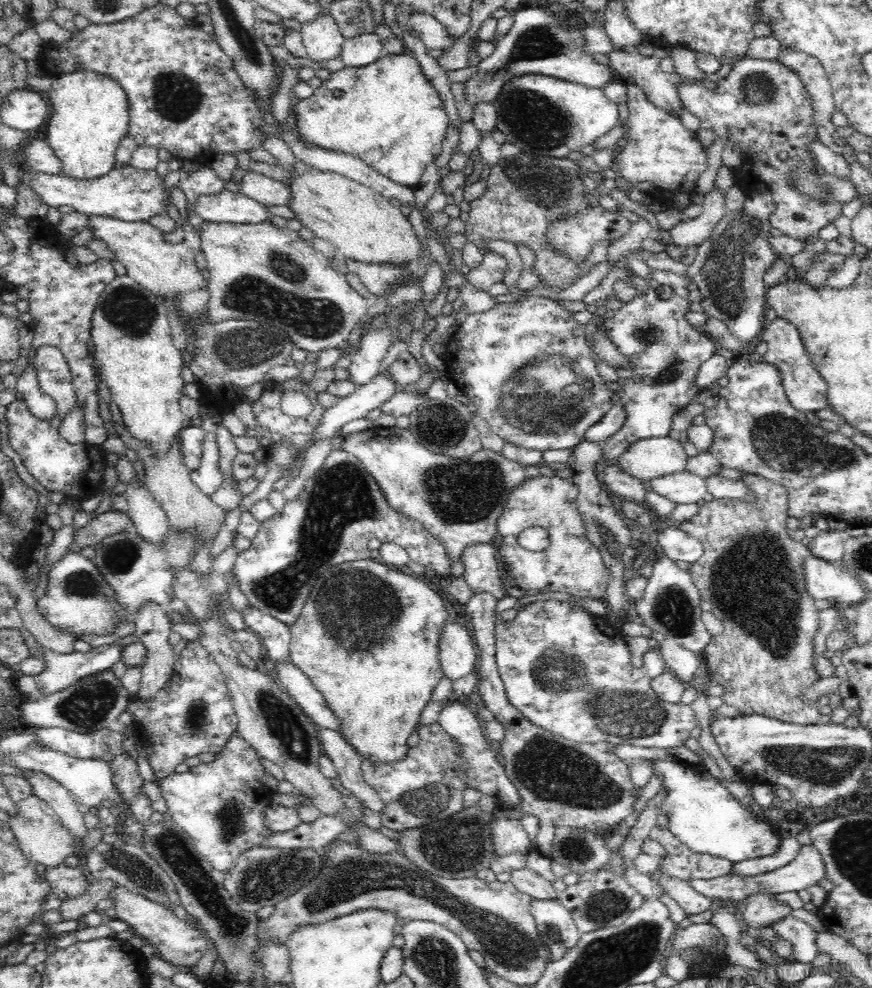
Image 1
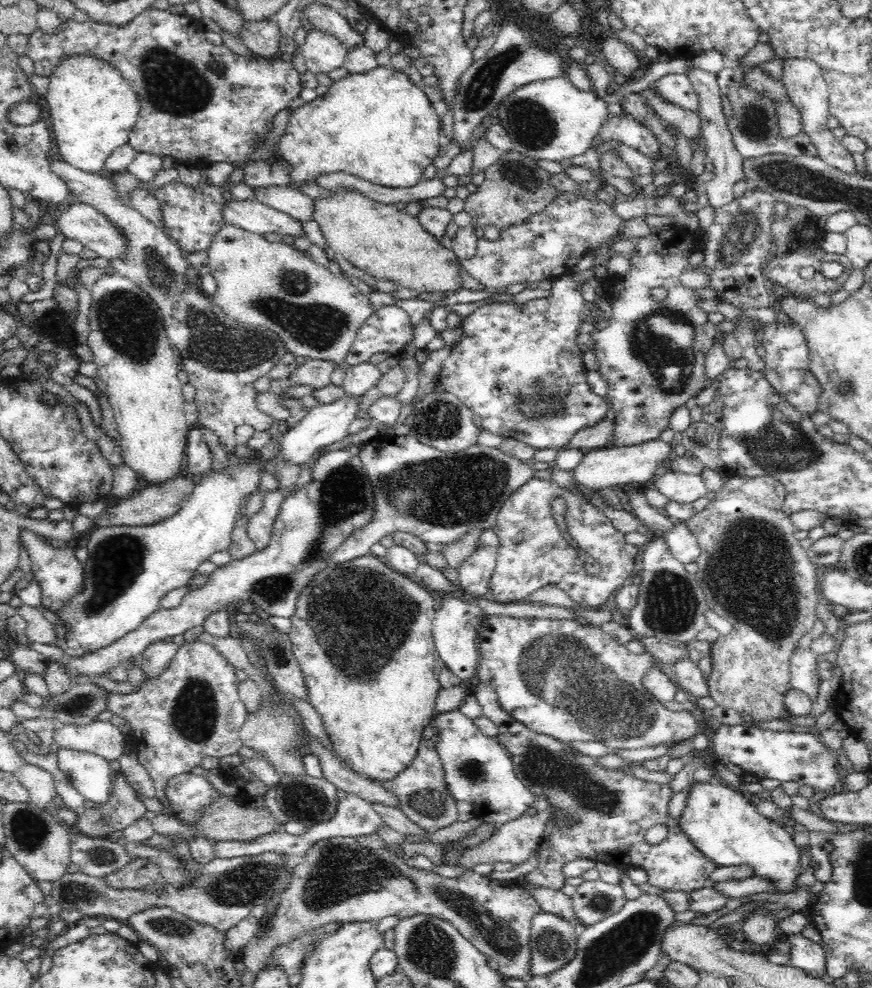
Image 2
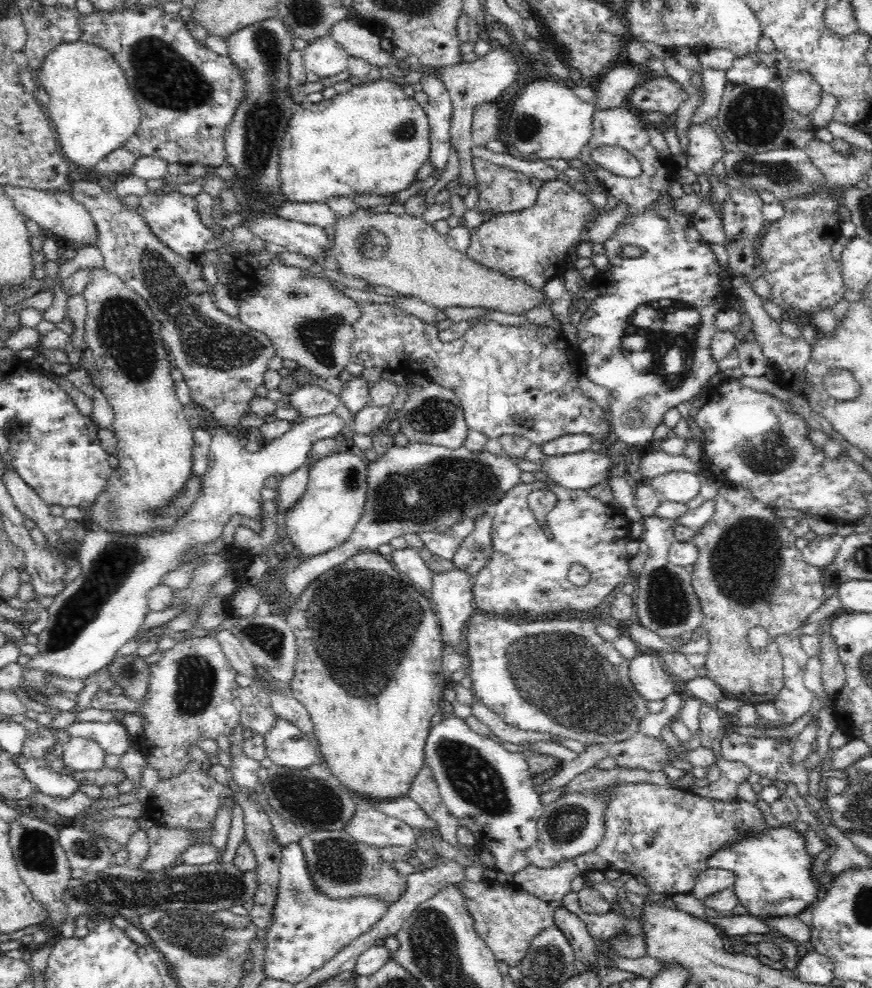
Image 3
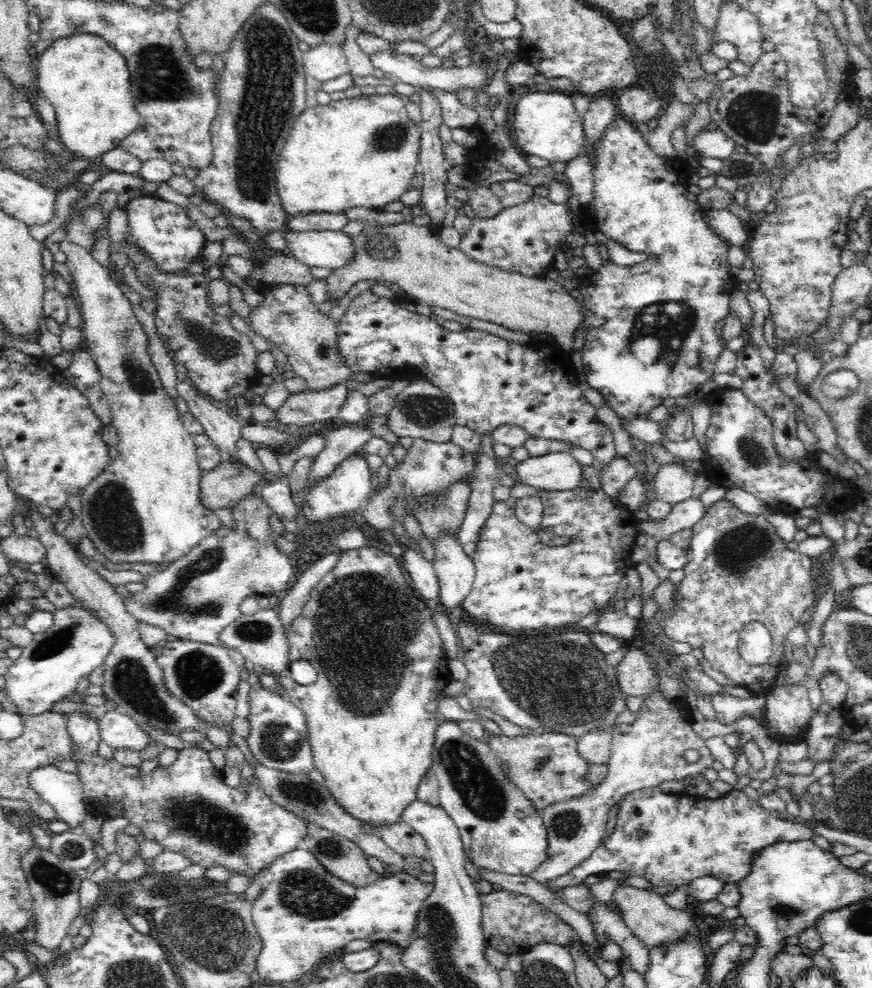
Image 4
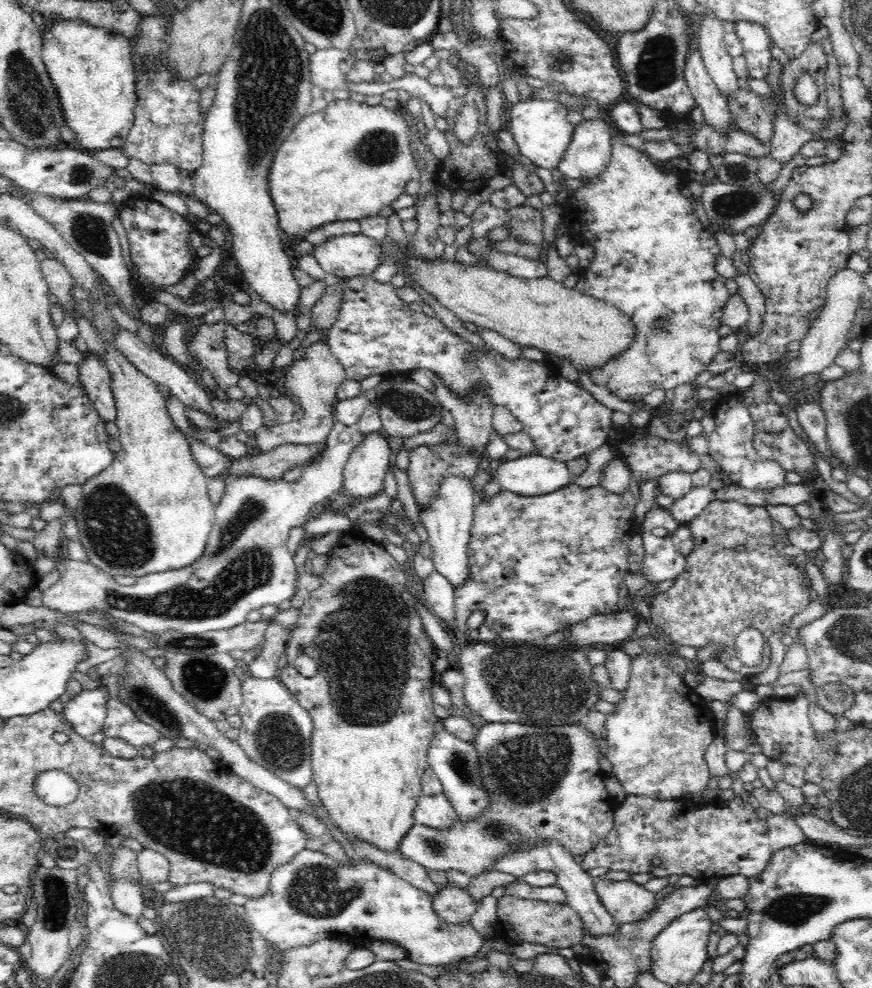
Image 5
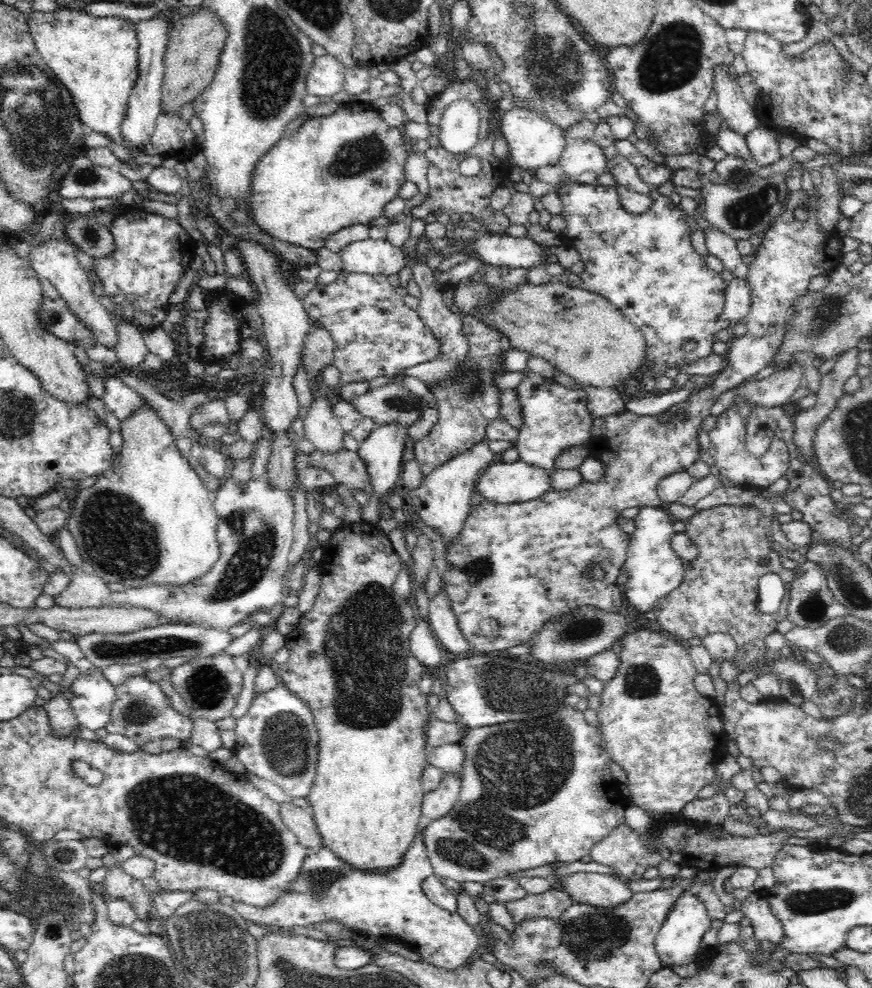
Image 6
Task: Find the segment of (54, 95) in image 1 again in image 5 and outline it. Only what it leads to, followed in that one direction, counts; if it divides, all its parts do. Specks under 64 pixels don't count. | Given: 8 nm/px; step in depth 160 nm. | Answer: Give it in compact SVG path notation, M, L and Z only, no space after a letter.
M78 21L47 22L42 32L41 57L45 62L50 80L56 87L66 125L77 134L80 148L85 148L87 152L108 148L120 149L132 128L138 102L131 42L123 35L113 34L100 27L78 23Z

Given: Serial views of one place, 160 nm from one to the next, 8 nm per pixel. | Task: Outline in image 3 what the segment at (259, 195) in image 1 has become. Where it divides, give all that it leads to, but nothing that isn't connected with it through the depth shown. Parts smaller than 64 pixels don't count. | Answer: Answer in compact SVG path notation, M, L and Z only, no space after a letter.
M286 199L275 208L274 214L286 220L294 220L320 228L334 227L334 224L338 222L335 212L326 203L293 203Z

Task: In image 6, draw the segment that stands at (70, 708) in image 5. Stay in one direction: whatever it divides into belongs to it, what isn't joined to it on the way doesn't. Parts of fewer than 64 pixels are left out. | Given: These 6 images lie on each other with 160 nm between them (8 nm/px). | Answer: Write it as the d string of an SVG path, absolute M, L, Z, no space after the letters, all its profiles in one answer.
M59 639L53 642L51 646L60 654L66 656L70 663L73 663L80 669L80 674L72 682L72 698L70 698L70 705L72 711L76 715L76 721L80 727L97 731L105 728L111 720L111 708L115 699L115 687L104 677L102 669L90 662L77 641Z

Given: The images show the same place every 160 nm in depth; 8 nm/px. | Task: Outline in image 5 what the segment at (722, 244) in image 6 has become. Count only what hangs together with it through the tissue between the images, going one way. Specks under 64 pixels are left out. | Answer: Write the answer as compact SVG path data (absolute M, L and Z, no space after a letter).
M738 269L736 273L737 275L734 276L734 280L738 283L740 297L746 302L746 307L748 307L749 311L748 322L745 324L741 333L752 336L760 332L762 317L765 314L765 299L761 294L760 288L750 279L748 273L745 274Z

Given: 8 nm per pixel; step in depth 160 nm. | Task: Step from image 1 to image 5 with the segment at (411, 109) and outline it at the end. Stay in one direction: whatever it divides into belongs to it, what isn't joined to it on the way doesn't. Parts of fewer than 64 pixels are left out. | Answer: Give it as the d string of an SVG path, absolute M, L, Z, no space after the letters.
M333 99L324 110L304 115L276 151L268 172L268 192L272 195L284 237L301 241L308 232L324 224L344 220L359 222L390 207L405 193L406 184L416 177L409 125L409 118L400 108L392 110L381 103L371 106L352 99Z

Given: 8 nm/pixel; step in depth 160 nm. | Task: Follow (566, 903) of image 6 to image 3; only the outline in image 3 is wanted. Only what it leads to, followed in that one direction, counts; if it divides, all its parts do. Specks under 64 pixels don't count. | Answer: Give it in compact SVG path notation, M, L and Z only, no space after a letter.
M462 879L457 886L465 898L465 909L473 918L477 936L485 941L498 962L506 962L510 967L520 964L537 935L555 925L552 903L540 900L514 882L501 884L488 879L479 882Z

